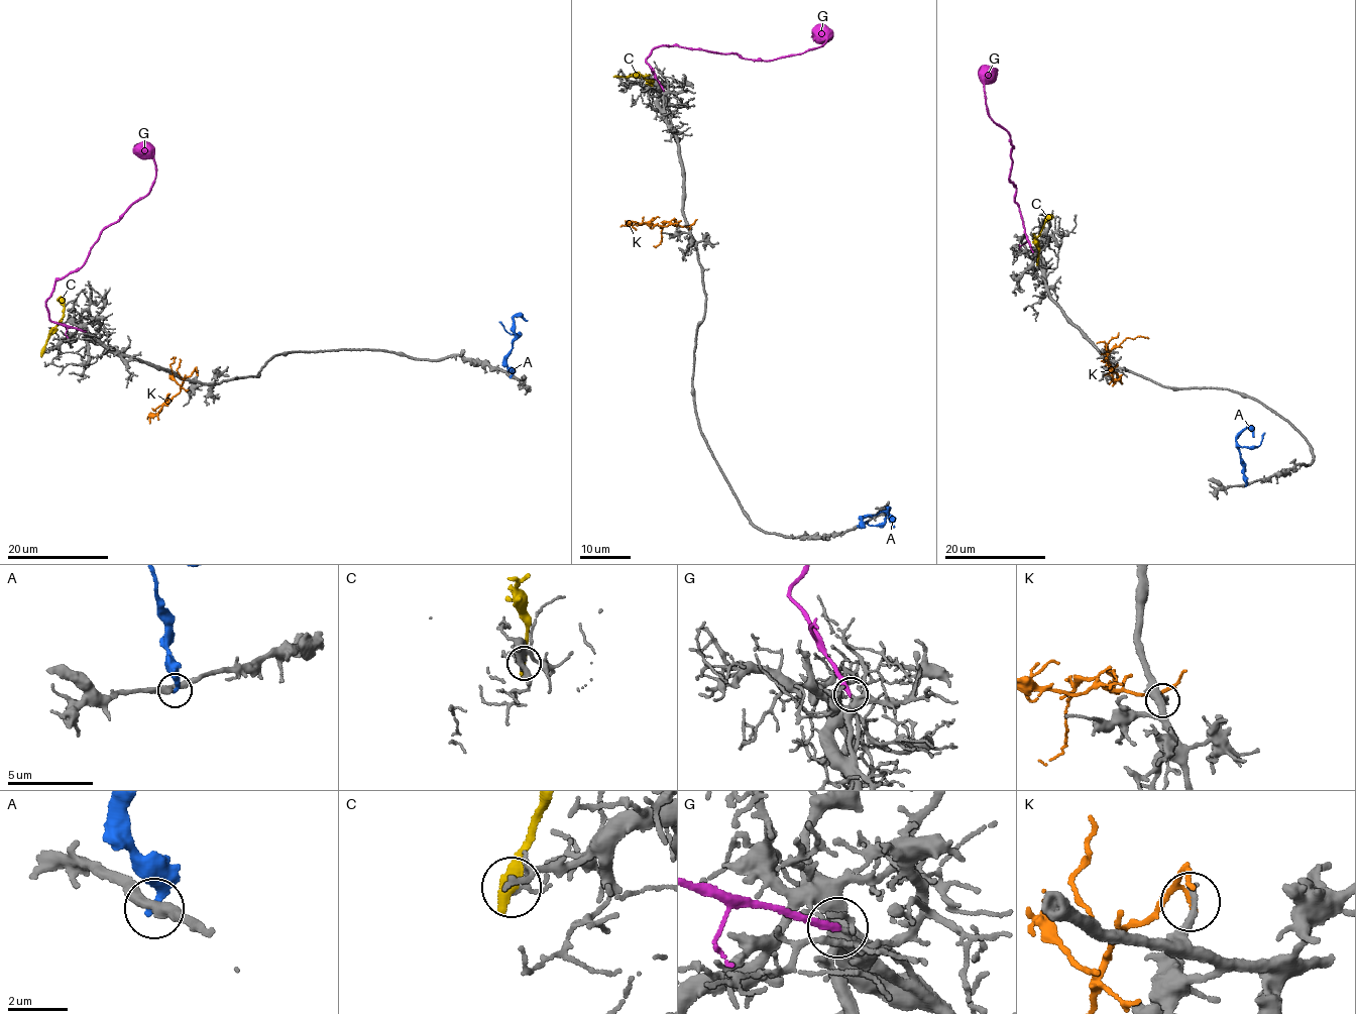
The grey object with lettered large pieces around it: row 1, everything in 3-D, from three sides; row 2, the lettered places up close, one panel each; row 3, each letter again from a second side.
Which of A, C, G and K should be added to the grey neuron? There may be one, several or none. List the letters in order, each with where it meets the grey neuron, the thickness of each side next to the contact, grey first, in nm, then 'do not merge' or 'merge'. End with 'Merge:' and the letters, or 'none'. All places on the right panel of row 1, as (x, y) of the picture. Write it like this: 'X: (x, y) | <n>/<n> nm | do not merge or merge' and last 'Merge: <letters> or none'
A: (1246, 485) | 380/320 nm | do not merge
C: (1037, 261) | 100/440 nm | do not merge
G: (1032, 251) | 280/240 nm | merge
K: (1106, 348) | 240/150 nm | do not merge
Merge: G

